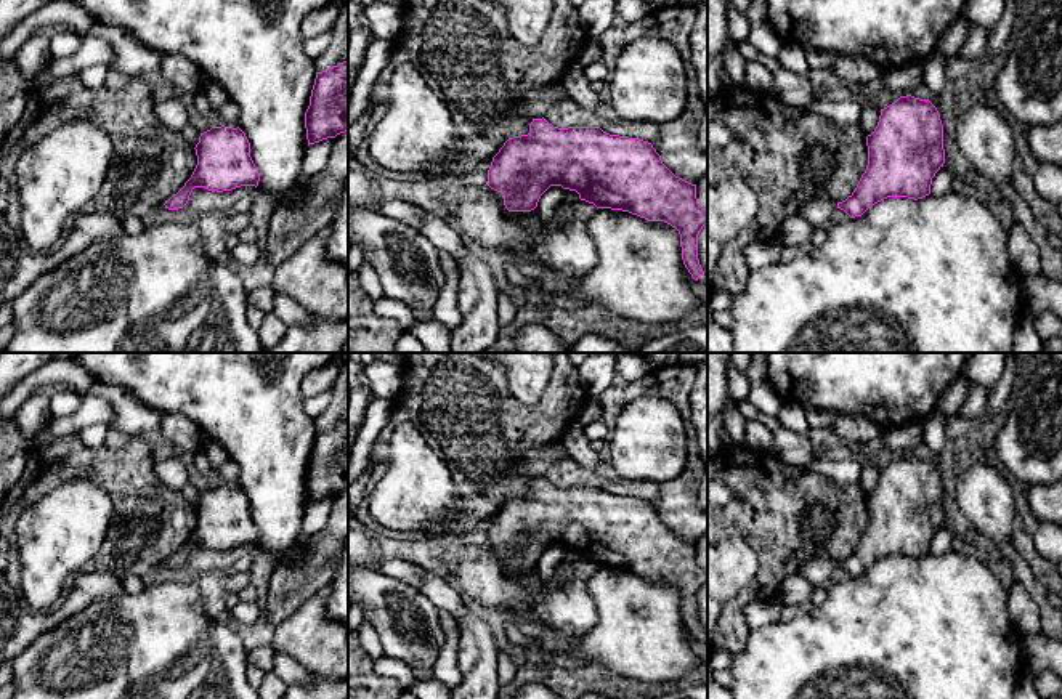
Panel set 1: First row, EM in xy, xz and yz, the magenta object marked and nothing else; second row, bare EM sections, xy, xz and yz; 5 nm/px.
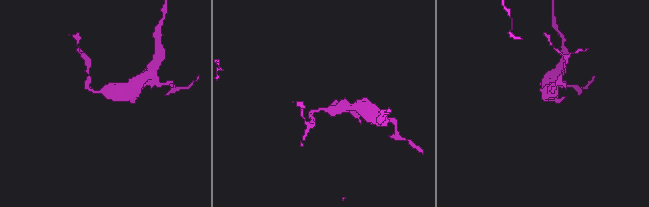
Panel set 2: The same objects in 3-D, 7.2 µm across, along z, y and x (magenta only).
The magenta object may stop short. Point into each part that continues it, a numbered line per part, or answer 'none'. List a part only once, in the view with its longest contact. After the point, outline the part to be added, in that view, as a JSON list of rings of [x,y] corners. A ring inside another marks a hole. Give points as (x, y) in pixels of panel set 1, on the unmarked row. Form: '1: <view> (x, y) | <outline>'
none

